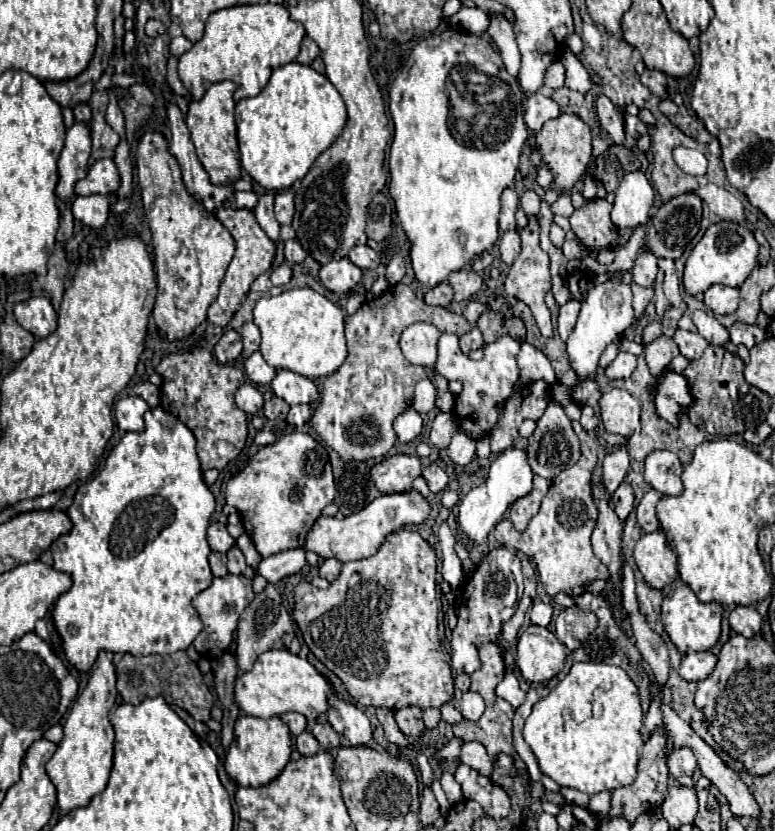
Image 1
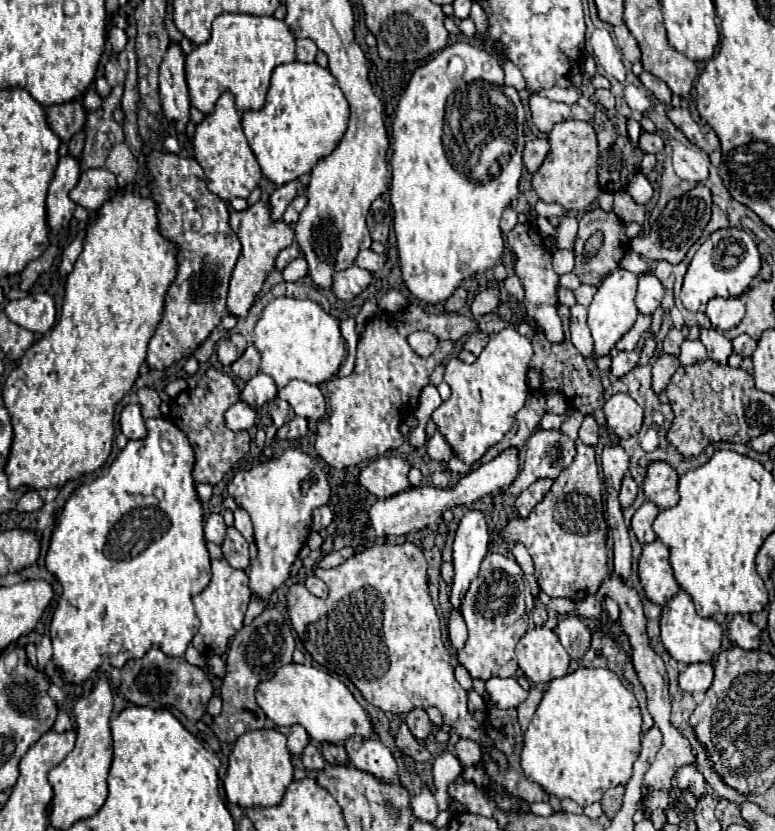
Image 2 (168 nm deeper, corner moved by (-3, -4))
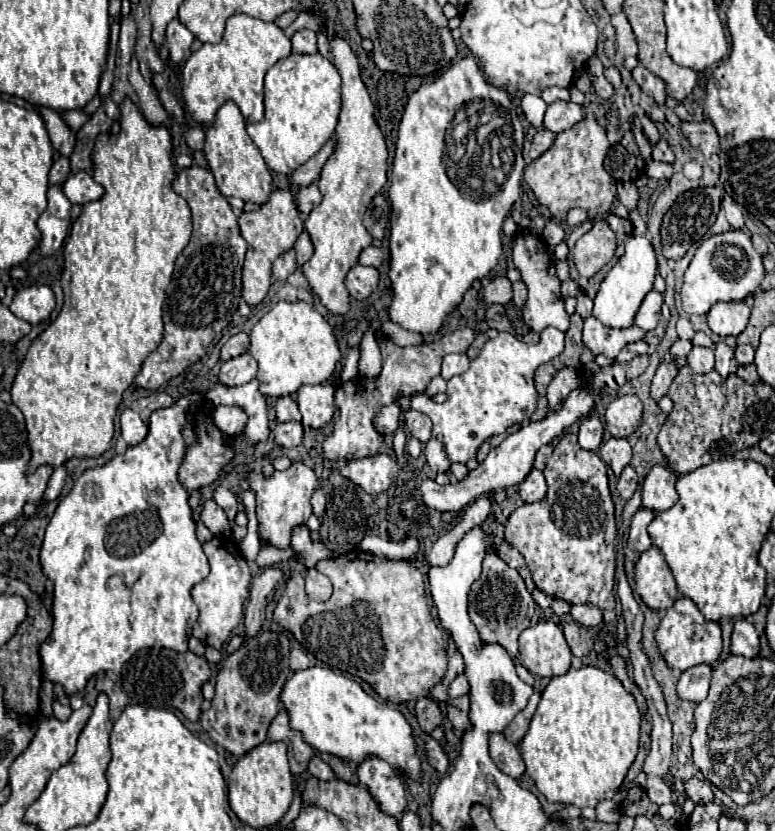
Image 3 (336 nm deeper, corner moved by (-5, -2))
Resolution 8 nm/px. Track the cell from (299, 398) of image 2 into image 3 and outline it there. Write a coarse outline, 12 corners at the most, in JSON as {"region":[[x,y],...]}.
{"region":[[301,385],[303,425],[319,429],[335,413],[333,385]]}

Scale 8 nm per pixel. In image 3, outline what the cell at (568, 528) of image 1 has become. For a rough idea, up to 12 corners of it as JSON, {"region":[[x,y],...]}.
{"region":[[555,443],[505,539],[535,585],[615,619],[607,465]]}

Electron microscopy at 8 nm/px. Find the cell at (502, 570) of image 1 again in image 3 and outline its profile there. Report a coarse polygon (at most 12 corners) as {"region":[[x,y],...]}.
{"region":[[497,553],[469,591],[481,641],[519,655],[535,601]]}

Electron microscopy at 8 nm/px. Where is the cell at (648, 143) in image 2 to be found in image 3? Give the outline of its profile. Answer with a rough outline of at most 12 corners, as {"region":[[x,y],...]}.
{"region":[[665,139],[653,145],[653,159],[673,163],[673,151]]}

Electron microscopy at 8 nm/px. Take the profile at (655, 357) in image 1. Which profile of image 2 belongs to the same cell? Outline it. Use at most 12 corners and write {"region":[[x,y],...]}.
{"region":[[675,355],[653,361],[653,391],[667,387],[681,363]]}

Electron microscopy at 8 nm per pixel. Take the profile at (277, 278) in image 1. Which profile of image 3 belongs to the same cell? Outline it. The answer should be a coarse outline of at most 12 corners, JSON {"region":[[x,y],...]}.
{"region":[[305,231],[295,243],[297,265],[303,267],[313,255]]}

